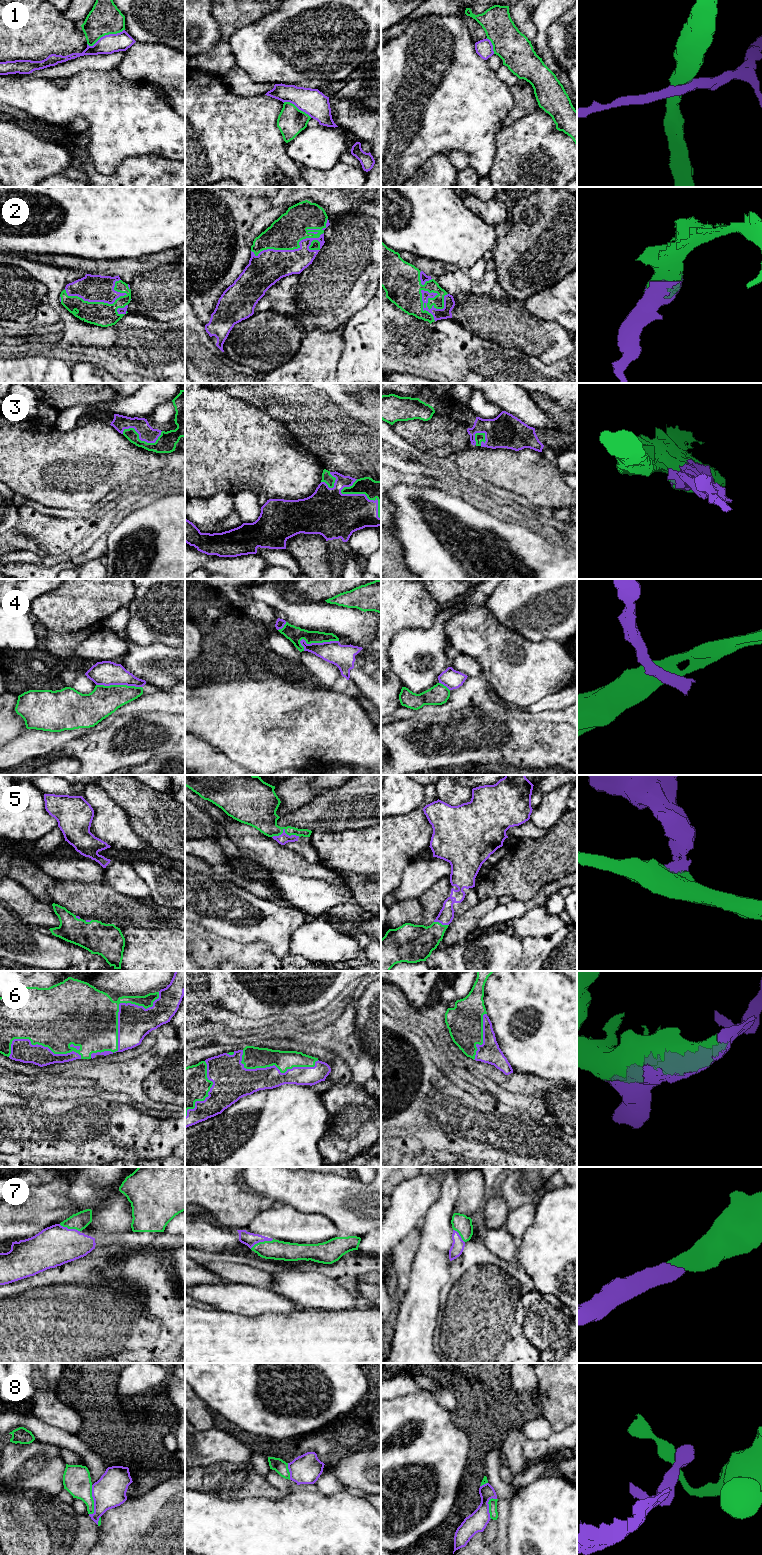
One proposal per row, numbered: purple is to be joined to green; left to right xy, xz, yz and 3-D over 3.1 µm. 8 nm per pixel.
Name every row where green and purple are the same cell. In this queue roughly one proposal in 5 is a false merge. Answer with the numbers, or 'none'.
2, 3, 5, 6, 7

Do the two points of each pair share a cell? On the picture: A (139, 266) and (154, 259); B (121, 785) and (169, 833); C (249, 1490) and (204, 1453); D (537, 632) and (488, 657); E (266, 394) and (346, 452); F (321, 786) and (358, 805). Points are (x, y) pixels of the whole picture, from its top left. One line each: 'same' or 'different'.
A: same
B: same
C: different
D: different
E: same
F: different

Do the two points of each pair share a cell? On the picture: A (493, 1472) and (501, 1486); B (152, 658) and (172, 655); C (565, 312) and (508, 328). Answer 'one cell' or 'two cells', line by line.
A: one cell
B: one cell
C: two cells

